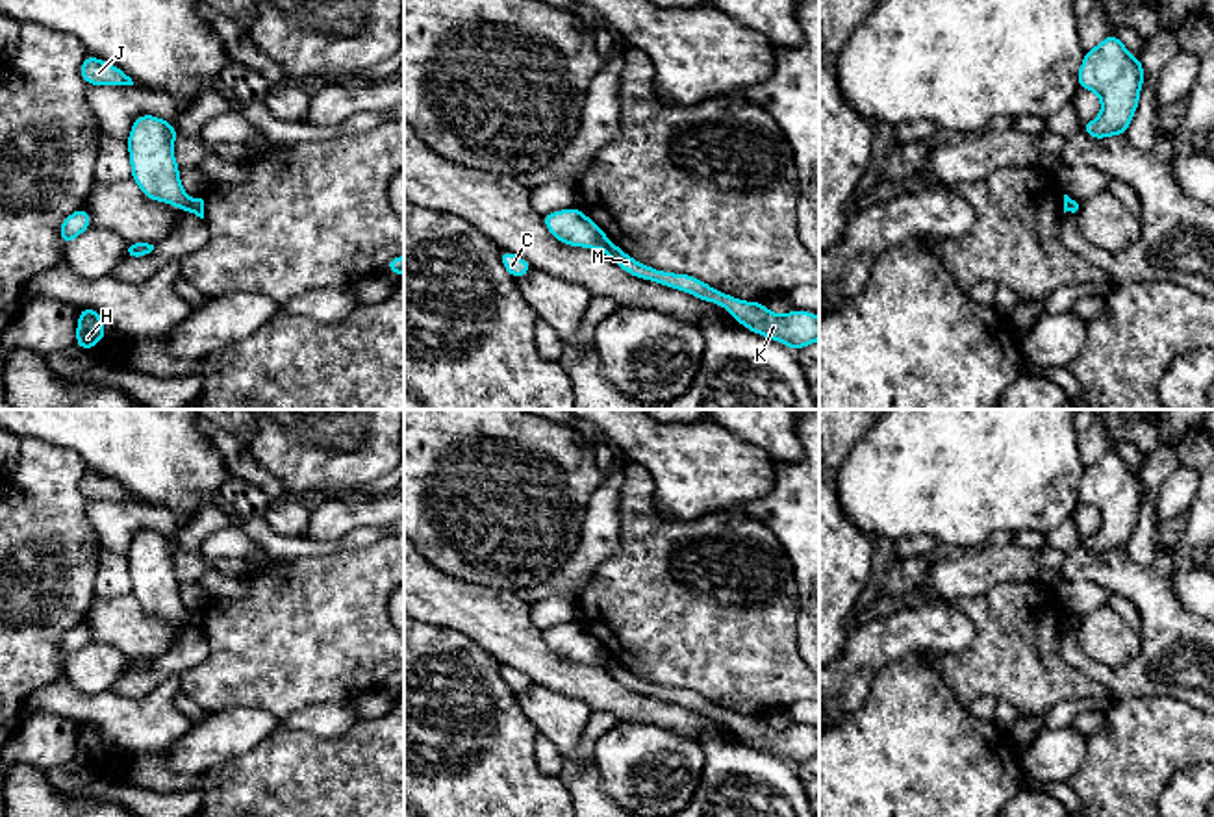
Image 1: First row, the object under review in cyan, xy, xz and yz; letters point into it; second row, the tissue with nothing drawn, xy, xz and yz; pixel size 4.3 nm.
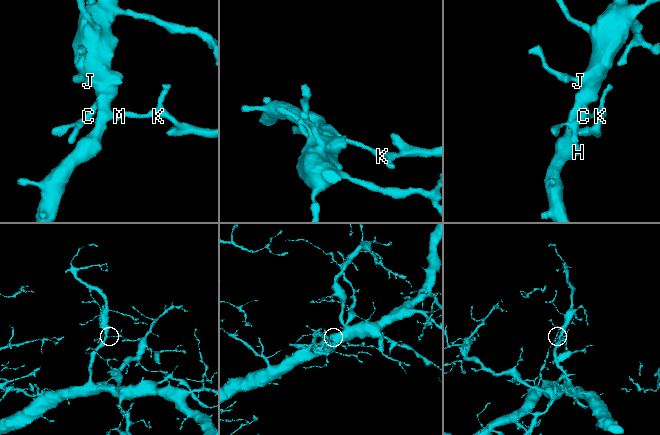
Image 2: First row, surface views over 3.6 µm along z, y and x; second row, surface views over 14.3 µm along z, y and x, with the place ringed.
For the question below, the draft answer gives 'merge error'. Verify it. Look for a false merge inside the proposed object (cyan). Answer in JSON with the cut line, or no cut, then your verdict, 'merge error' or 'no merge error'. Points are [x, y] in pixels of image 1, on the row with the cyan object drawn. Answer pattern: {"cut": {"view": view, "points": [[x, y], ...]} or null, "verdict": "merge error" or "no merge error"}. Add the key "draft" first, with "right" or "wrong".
{"draft": "right", "cut": {"view": "xy", "points": [[193, 201], [188, 210]]}, "verdict": "merge error"}

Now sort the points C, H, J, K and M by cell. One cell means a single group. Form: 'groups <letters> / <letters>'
groups C H J / K M

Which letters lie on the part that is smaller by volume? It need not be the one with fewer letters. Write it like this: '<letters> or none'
K, M

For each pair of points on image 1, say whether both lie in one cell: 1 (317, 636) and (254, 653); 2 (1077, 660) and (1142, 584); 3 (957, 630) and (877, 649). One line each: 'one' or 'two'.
1: one
2: one
3: one

